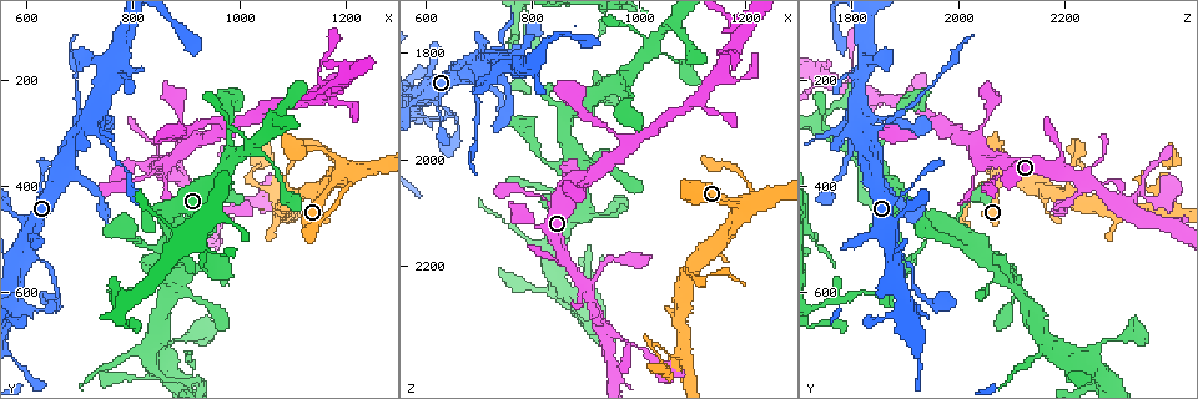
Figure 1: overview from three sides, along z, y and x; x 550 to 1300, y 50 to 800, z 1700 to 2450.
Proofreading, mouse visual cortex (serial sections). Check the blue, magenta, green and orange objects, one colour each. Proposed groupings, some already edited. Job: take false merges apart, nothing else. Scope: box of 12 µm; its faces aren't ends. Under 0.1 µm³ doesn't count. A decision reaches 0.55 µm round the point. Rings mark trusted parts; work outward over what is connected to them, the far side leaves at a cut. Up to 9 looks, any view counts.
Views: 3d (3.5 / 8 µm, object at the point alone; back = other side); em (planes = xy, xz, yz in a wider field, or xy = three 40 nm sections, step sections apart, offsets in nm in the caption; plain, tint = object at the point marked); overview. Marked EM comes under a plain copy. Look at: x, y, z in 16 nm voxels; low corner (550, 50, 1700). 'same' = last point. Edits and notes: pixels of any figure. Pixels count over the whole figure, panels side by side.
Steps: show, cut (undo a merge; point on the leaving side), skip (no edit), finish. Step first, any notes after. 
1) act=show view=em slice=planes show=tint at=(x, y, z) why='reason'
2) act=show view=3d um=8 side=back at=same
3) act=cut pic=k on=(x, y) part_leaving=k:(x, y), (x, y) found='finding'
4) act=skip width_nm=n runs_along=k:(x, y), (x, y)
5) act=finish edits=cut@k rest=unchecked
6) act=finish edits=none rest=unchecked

act=show view=3d um=8 at=(710, 285, 1815) why='sharp bend'

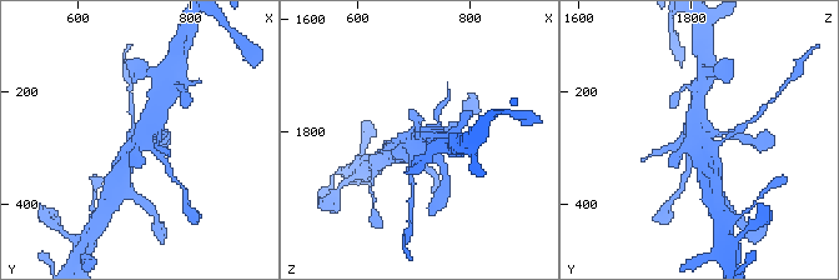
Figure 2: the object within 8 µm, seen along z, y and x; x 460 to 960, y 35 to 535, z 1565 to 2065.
act=show view=3d um=3.5 at=(710, 280, 1815) why='closer look'

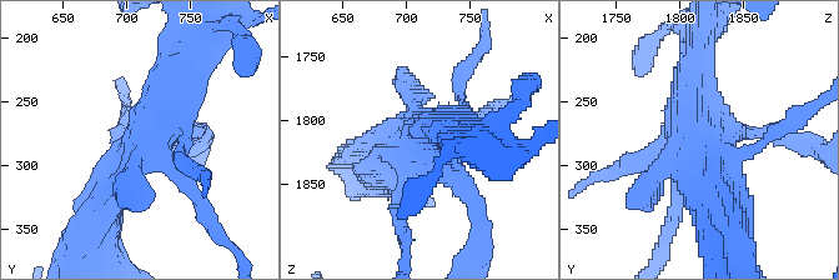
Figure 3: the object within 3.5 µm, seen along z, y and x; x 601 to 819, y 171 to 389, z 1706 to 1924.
act=show view=em slice=xy step=3 show=tint at=(710, 286, 1816)

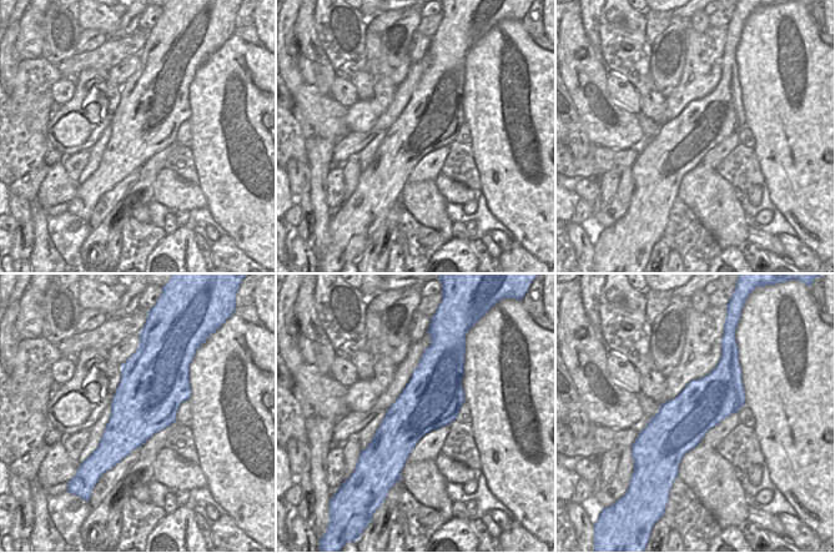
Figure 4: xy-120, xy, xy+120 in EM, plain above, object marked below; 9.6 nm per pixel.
act=skip runs_along=3:(105, 211), (171, 74) found='continuous, no second cell'

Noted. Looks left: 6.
act=show view=3d um=8 at=(835, 740, 2225) why='four arms meet'

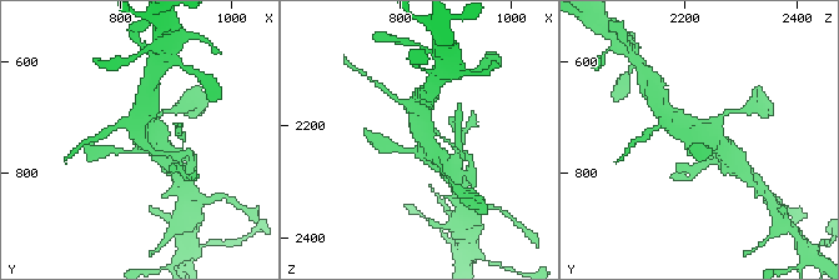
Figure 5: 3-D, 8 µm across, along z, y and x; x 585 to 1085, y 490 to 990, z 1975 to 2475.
act=show view=3d um=3.5 at=(840, 735, 2225) why='zoom in'

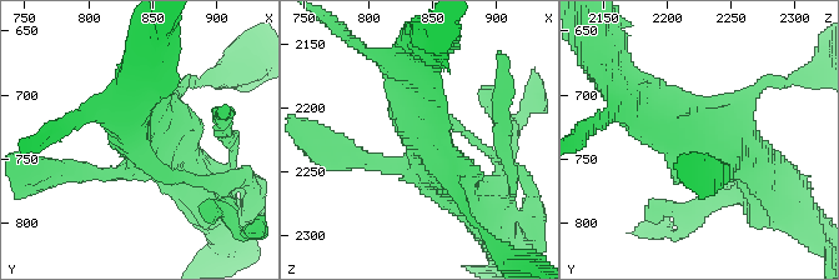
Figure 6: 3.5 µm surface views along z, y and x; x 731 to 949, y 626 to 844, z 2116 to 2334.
act=show view=em slice=xy step=1 show=tint at=(838, 736, 2222) why='shape alone is not enough'

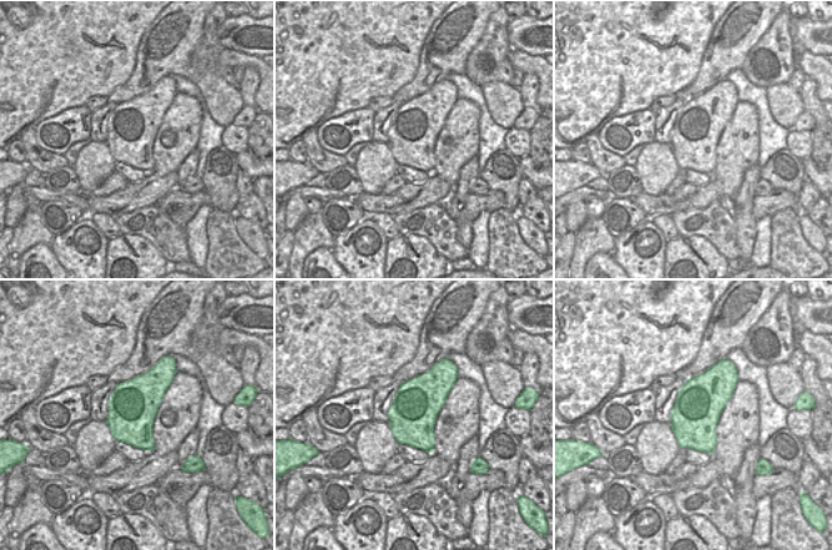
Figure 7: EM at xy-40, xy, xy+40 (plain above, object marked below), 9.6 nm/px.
act=skip width_nm=460 runs_along=6:(629, 101), (758, 168) found='one cell here'

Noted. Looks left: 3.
act=show view=3d um=3.5 at=(1190, 385, 2095) why='thin arm on a thick one'

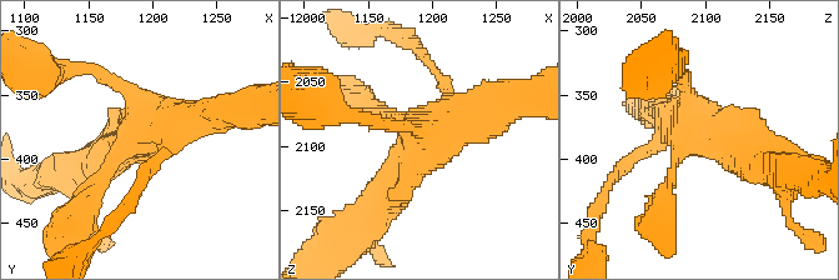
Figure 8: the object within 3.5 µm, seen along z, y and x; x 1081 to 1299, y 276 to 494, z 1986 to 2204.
act=show view=em slice=xy step=5 show=tint at=(1188, 384, 2090) why='shape alone is not enough'

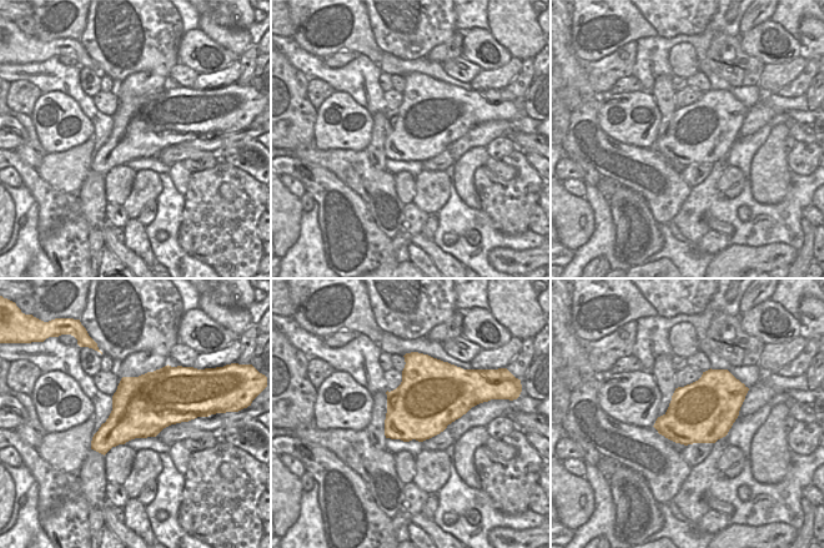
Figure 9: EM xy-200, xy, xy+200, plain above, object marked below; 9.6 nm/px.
act=skip runs_along=8:(662, 200), (691, 139), (758, 161) found='one cell here'

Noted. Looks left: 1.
act=finish edits=none rest=unchecked

